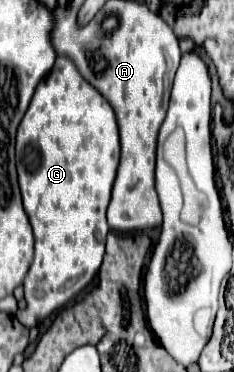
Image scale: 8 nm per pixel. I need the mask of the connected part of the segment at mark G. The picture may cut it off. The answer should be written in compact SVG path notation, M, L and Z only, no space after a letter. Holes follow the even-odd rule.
M58 56L56 58L56 64L54 68L50 70L50 74L38 84L36 92L34 92L34 98L30 102L30 108L28 112L24 114L20 126L18 126L18 134L16 134L16 170L18 170L18 184L20 184L20 192L22 192L22 202L24 202L24 210L28 214L28 220L32 224L32 230L34 230L34 260L32 260L32 266L28 270L28 276L24 280L24 298L26 298L26 308L22 310L18 318L18 322L22 326L26 326L28 330L36 328L44 318L48 318L52 312L56 312L58 308L66 306L66 302L74 300L90 282L92 278L98 274L98 268L102 264L102 258L104 258L104 244L106 244L106 234L108 234L108 224L106 224L106 208L108 208L108 202L110 202L110 192L112 192L112 184L114 184L114 178L116 178L116 168L118 168L118 160L120 160L120 140L118 140L118 126L116 126L116 116L114 116L114 110L112 106L106 102L106 98L102 94L96 92L94 86L90 86L82 74L78 72L78 68L72 64L72 60L66 56ZM34 292L40 292L42 296L36 298L32 296Z

